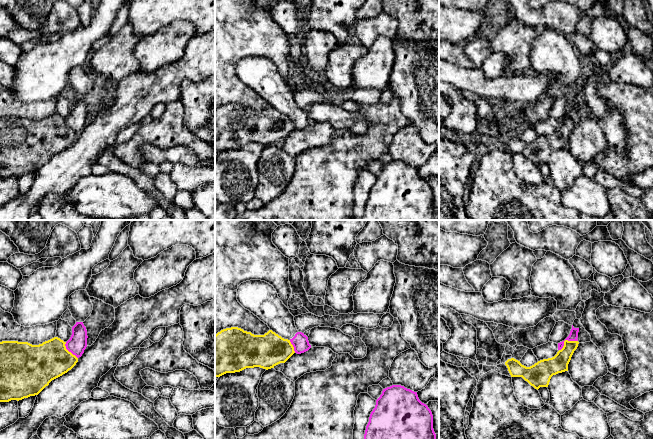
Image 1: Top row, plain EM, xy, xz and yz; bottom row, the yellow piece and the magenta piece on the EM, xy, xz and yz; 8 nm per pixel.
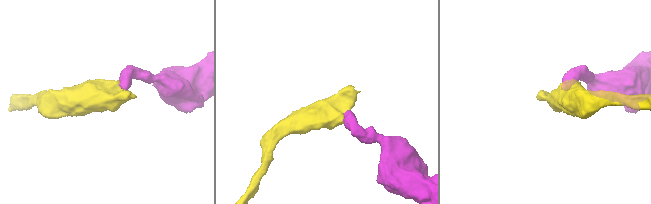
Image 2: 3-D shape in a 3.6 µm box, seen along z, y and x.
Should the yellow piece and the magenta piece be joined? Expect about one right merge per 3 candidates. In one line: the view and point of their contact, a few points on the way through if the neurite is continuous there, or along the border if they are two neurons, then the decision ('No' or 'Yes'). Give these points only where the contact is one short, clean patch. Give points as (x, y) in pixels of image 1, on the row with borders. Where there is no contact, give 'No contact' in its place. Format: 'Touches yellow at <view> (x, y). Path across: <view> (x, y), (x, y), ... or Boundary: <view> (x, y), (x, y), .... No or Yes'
Touches yellow at yz (566, 340). Boundary: yz (577, 340), (565, 340), (564, 345), (559, 350). No

